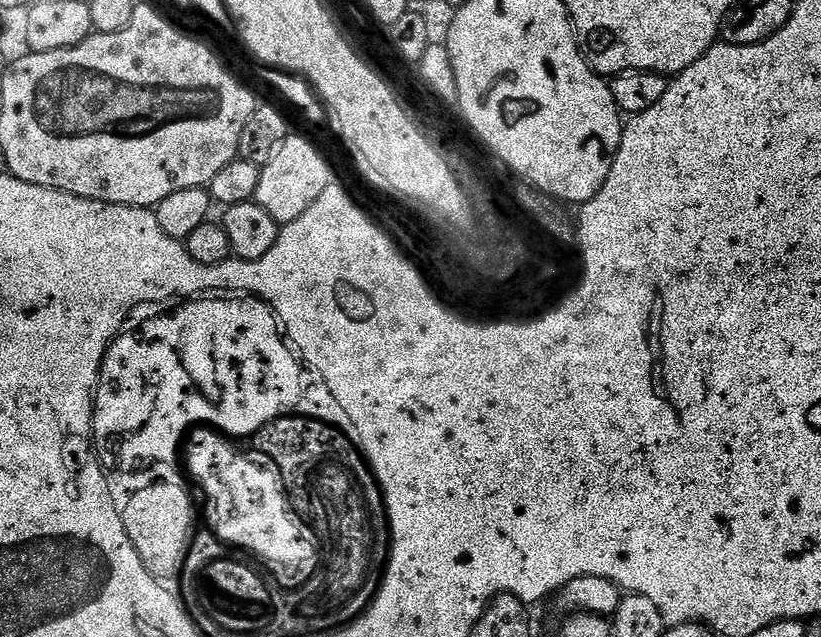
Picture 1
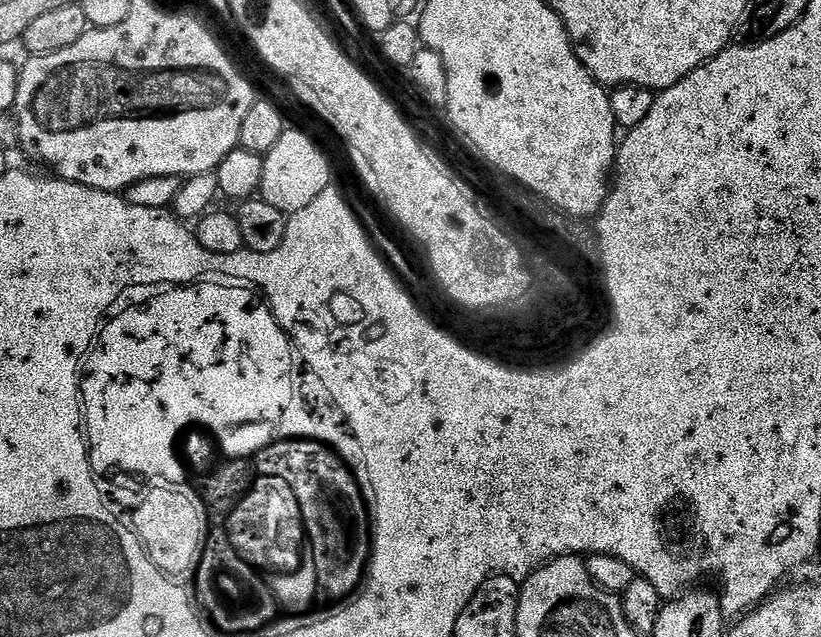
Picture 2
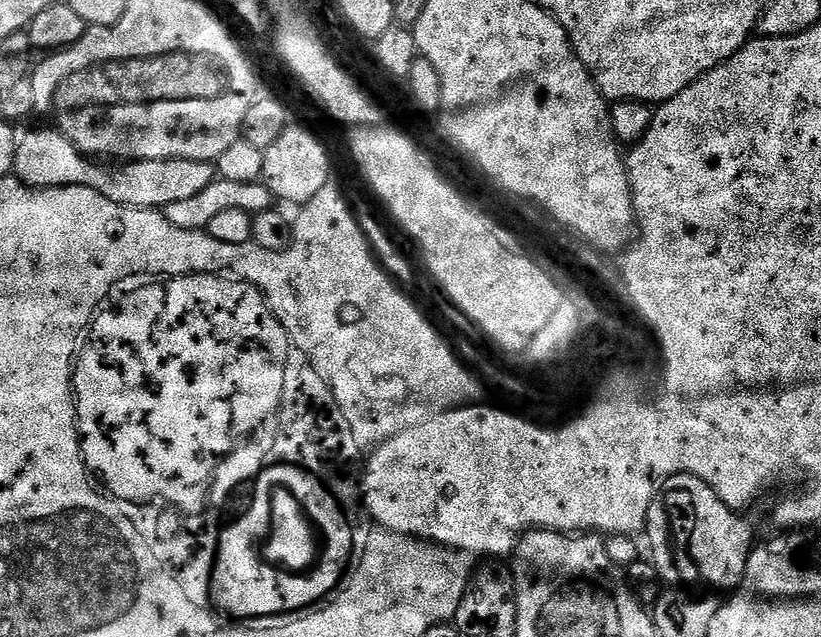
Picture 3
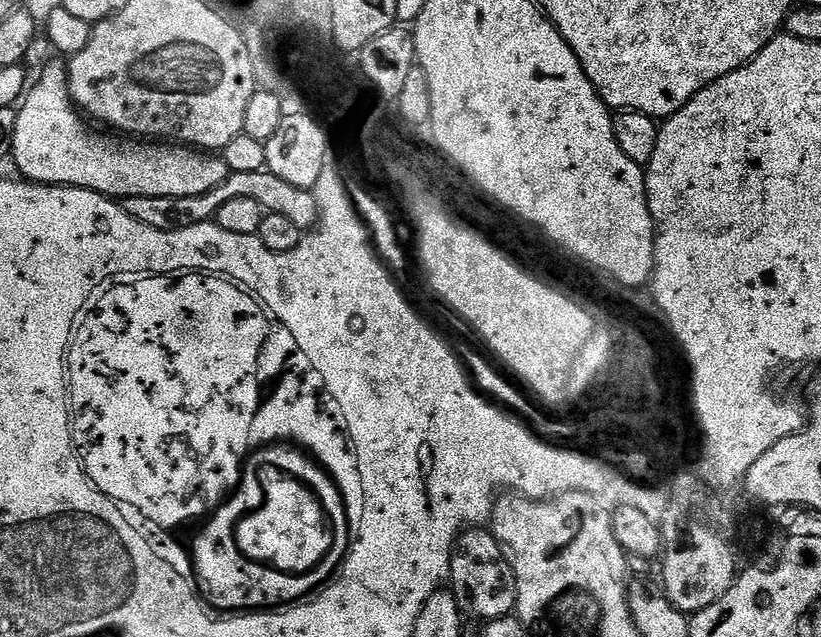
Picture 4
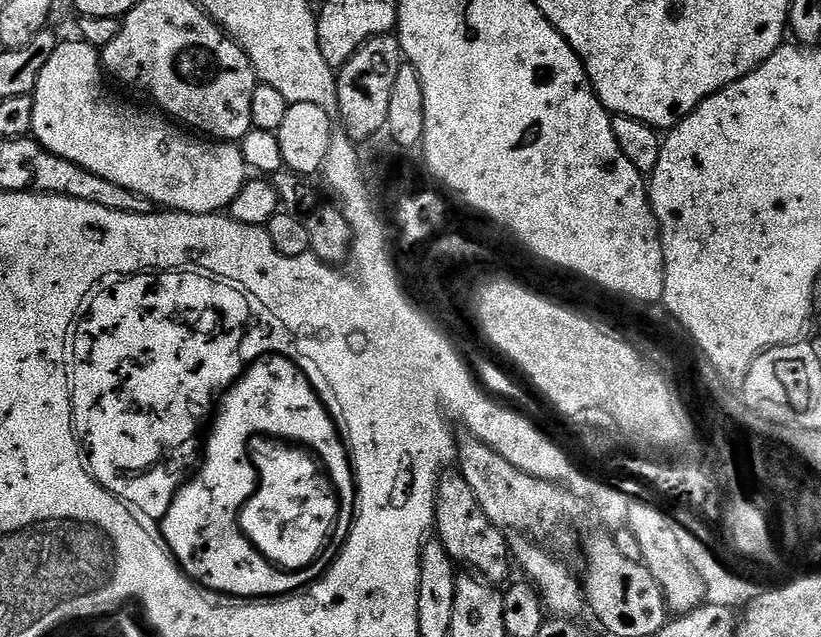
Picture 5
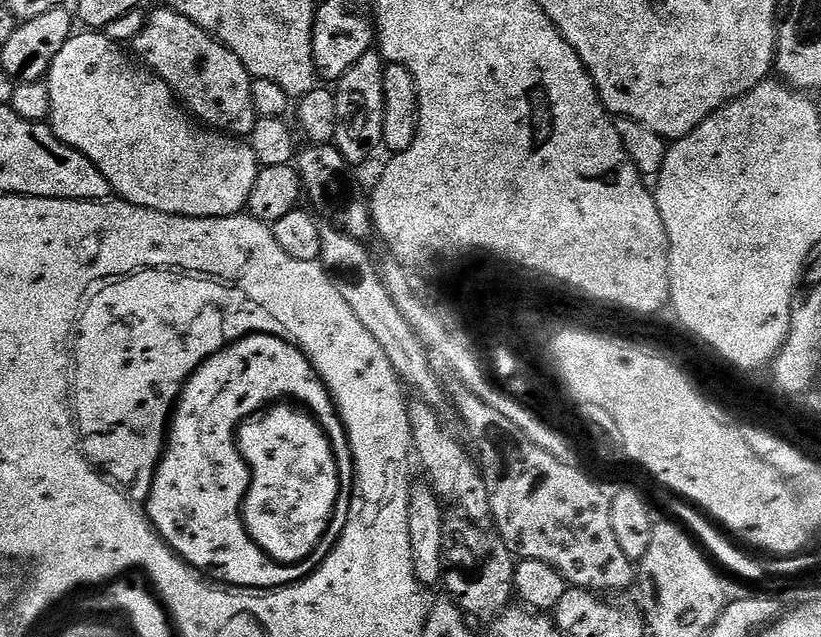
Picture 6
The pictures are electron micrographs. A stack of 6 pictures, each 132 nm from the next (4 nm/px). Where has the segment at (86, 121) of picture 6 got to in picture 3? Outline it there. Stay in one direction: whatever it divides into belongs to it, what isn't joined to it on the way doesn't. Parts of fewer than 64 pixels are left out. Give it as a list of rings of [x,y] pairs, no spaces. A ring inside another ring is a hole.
[[[55,127],[40,128],[37,132],[28,132],[19,137],[16,145],[16,179],[29,184],[31,188],[69,188],[82,186],[102,194],[102,198],[110,198],[110,202],[124,204],[127,208],[154,208],[164,209],[170,202],[179,202],[206,190],[212,180],[217,179],[218,173],[207,160],[134,160],[119,165],[120,169],[108,162],[97,162],[84,153],[78,151],[69,140]]]

